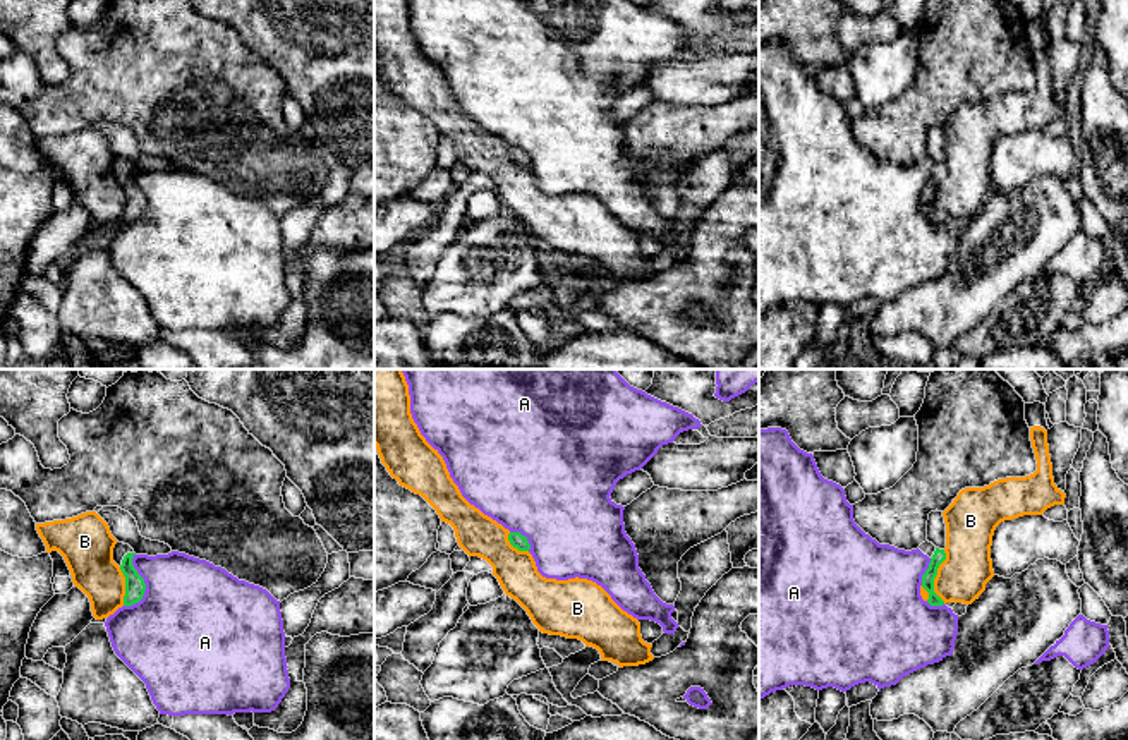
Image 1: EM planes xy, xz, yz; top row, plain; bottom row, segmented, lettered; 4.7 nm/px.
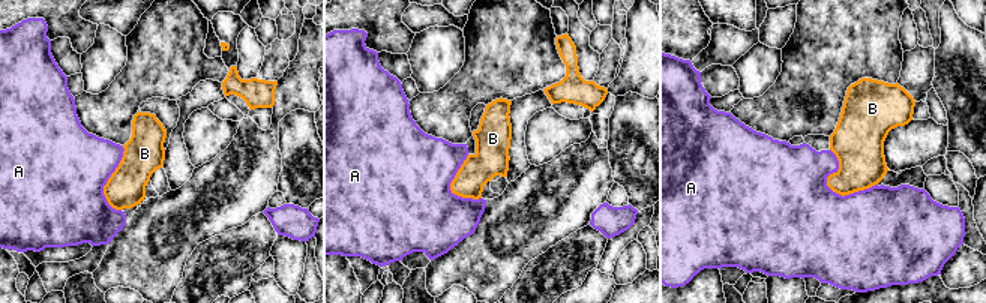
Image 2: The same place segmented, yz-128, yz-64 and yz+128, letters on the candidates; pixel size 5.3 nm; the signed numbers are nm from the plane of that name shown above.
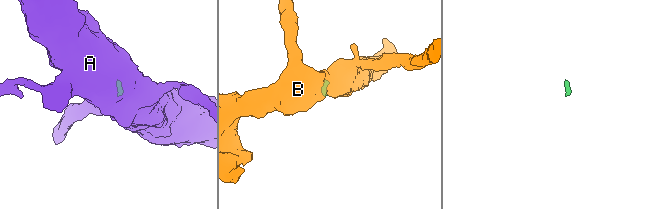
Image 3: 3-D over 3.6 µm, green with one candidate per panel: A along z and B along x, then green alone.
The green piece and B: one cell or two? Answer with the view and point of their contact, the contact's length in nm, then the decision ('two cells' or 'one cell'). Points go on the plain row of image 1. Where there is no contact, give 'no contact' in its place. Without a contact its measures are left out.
yz (934, 193) | 260 nm | two cells

